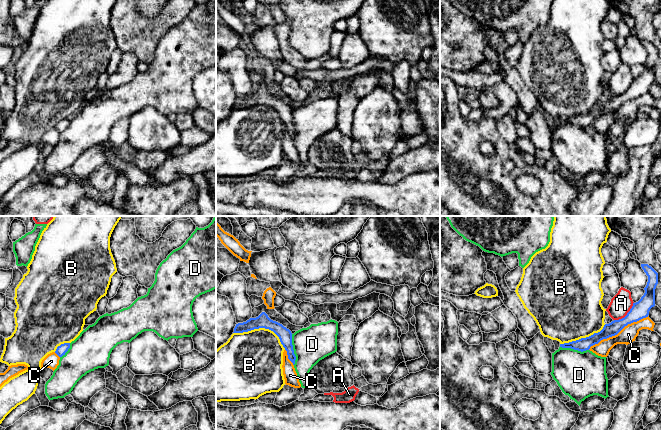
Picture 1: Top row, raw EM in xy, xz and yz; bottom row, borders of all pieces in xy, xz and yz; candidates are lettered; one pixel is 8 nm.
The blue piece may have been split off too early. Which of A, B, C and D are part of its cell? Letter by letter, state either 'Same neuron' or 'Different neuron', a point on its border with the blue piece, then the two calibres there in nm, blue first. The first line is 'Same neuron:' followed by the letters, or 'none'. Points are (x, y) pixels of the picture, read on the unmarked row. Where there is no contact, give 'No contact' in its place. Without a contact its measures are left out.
Same neuron: none
A: Different neuron. Touches blue at yz (627, 90). Thickness 140 nm (blue) against 170 nm
B: Different neuron. Touches blue at xz (262, 103). Thickness 110 nm (blue) against 440 nm
C: Different neuron. Touches blue at yz (618, 108). Thickness 140 nm (blue) against 140 nm
D: Different neuron. Touches blue at xz (292, 125). Thickness 110 nm (blue) against 280 nm

